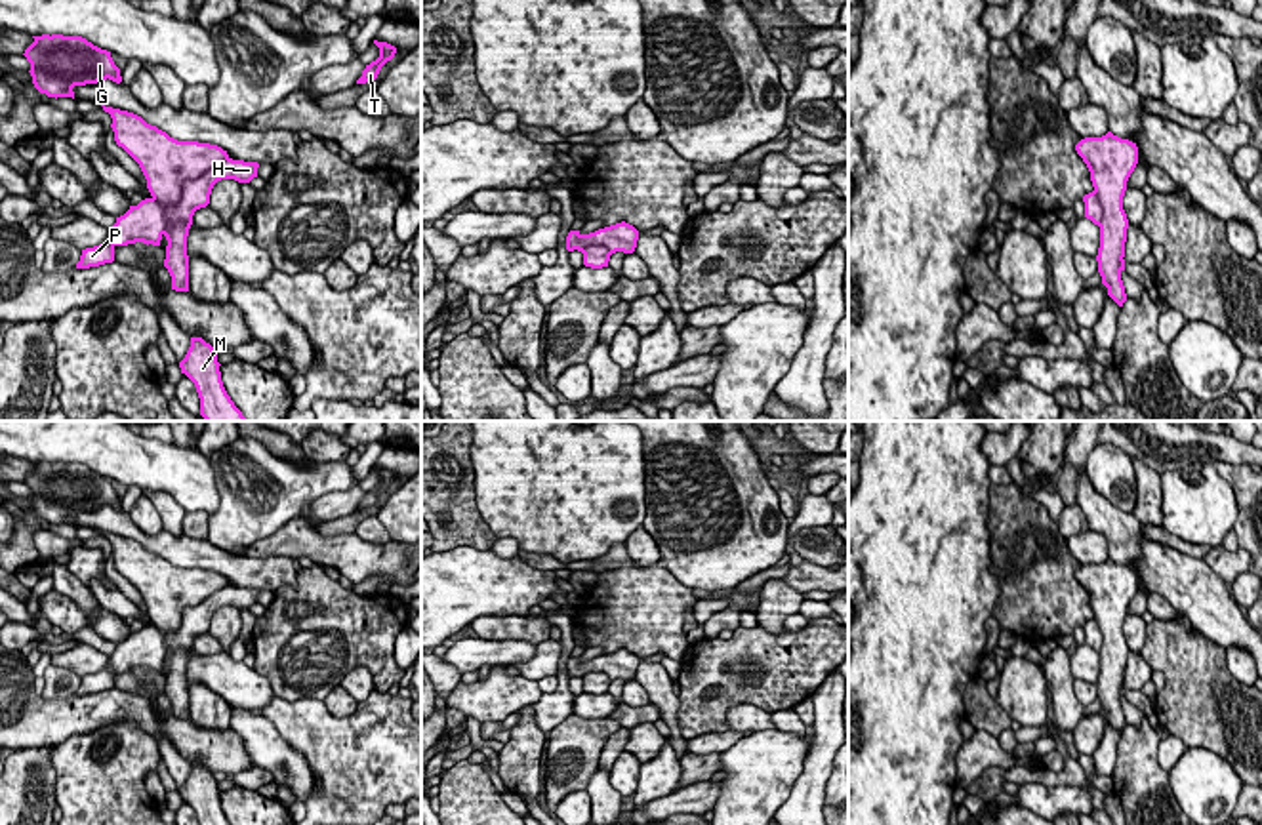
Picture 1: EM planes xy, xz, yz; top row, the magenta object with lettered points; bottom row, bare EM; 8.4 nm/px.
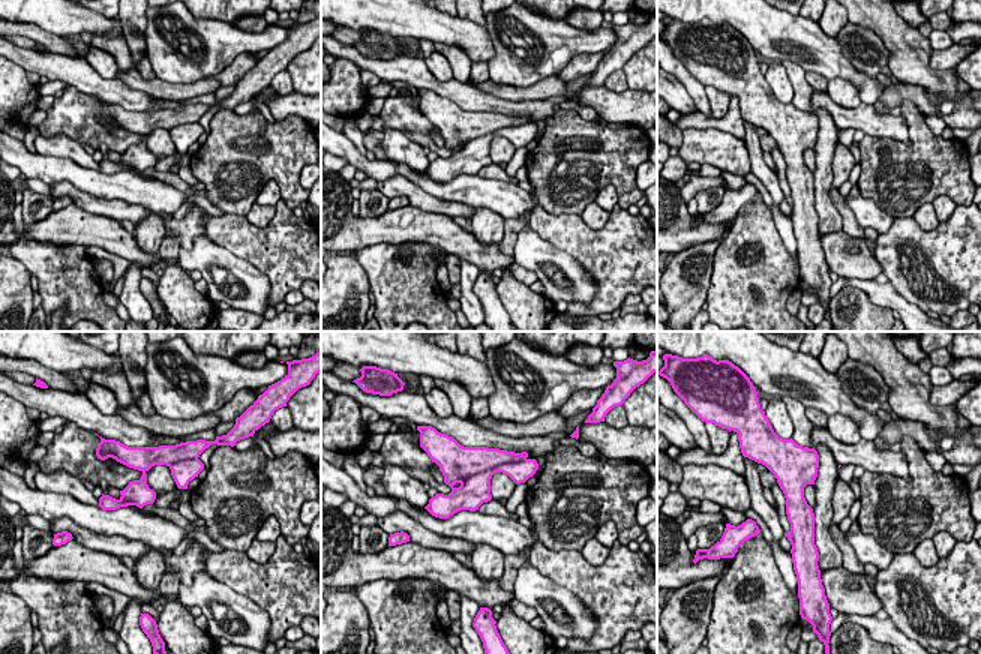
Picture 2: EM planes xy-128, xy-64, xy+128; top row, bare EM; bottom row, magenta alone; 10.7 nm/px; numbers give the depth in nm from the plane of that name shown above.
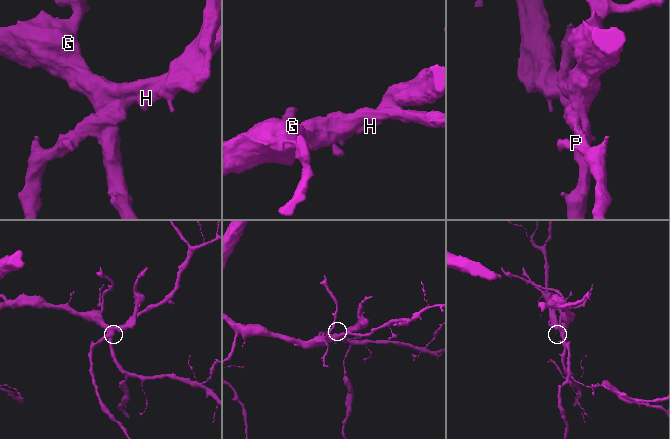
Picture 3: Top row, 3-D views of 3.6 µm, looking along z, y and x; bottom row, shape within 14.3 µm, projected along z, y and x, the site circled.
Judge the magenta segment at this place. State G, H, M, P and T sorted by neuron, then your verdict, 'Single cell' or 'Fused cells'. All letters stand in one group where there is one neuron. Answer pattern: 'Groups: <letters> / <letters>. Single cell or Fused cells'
Groups: G M T / H P. Fused cells

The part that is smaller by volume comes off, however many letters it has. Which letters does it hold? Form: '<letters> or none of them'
H, P

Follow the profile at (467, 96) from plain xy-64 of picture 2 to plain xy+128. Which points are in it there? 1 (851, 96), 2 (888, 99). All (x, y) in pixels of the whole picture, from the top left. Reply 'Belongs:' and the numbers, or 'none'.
Belongs: none

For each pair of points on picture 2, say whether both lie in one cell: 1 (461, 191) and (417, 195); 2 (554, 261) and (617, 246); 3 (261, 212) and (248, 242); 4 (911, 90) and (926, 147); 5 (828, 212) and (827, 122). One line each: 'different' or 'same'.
1: different
2: different
3: different
4: different
5: same

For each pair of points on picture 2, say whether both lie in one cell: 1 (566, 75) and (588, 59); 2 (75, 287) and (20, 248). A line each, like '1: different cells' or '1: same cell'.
1: same cell
2: same cell

